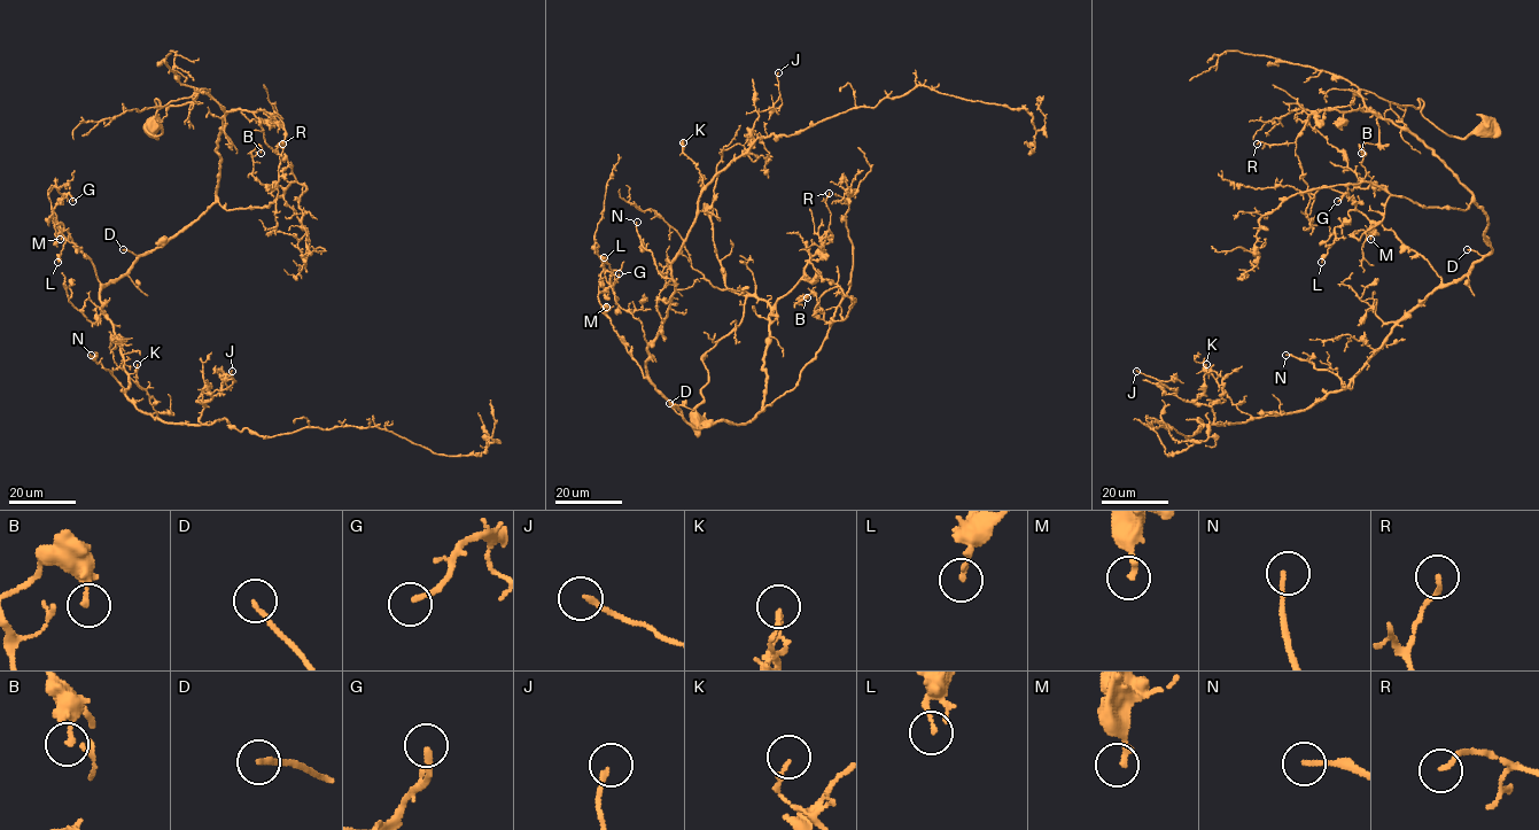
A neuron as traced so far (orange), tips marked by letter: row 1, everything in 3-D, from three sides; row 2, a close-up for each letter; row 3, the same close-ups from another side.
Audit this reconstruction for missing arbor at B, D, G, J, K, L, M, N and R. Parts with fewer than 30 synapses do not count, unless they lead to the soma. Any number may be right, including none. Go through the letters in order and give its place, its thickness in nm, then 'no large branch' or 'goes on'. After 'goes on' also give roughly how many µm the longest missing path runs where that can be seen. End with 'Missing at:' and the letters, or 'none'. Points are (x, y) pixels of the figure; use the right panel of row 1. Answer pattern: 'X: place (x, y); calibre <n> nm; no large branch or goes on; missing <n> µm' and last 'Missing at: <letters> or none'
B: place (1361, 153); calibre 190 nm; no large branch
D: place (1467, 249); calibre 170 nm; no large branch
G: place (1337, 201); calibre 190 nm; goes on; missing 25 µm
J: place (1136, 371); calibre 160 nm; no large branch
K: place (1206, 364); calibre 140 nm; no large branch
L: place (1321, 262); calibre 130 nm; no large branch
M: place (1370, 239); calibre 200 nm; no large branch
N: place (1285, 355); calibre 160 nm; goes on; missing 45 µm
R: place (1257, 144); calibre 170 nm; no large branch
Missing at: G, N

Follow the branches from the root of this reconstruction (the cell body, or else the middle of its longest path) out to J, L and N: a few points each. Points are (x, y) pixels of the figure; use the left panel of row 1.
J: (150, 128), (200, 90), (224, 110), (215, 201), (100, 291), (125, 395), (200, 425), (232, 371)
L: (150, 128), (157, 138), (157, 110), (200, 90), (224, 110), (215, 201), (105, 284), (52, 210), (57, 262)
N: (150, 128), (157, 138), (157, 110), (200, 90), (224, 110), (215, 201), (100, 291), (129, 386), (91, 355)

